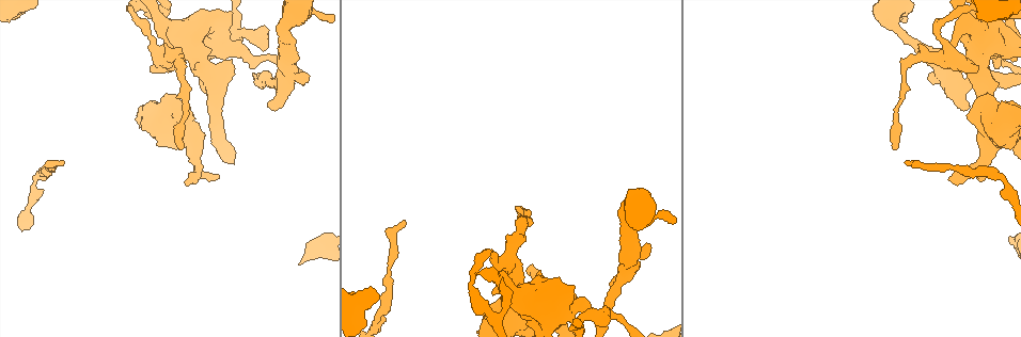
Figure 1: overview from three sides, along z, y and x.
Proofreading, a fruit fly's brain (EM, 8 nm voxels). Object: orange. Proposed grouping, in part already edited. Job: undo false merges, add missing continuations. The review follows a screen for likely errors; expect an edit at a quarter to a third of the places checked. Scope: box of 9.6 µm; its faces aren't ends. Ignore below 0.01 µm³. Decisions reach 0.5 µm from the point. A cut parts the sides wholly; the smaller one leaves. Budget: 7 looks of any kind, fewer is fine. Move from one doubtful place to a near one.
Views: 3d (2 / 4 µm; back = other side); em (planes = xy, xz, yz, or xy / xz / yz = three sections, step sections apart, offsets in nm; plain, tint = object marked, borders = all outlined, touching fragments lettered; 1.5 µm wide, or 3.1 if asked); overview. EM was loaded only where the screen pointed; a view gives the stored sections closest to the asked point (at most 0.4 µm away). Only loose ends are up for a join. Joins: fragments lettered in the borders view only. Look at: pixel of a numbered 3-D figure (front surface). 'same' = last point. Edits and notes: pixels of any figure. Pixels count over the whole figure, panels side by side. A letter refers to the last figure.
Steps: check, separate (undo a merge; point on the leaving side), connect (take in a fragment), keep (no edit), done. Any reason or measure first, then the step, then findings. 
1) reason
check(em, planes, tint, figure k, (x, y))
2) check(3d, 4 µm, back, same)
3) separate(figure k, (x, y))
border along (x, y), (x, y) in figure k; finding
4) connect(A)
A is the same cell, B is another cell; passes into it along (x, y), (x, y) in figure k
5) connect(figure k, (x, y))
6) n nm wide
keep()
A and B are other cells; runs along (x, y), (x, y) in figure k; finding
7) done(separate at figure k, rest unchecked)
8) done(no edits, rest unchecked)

check(em, planes, tint, figure 1, (937, 34))

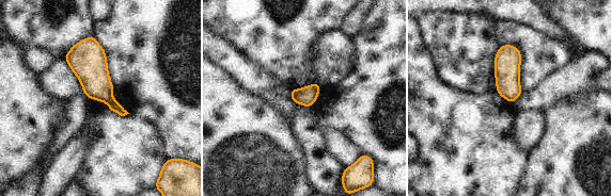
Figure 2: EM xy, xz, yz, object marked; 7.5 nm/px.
check(em, planes, borders, same)

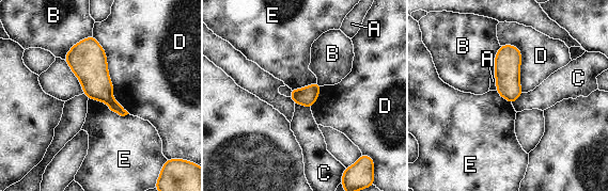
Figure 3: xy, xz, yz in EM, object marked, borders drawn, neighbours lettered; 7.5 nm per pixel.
D touches over 650 nm
separate(figure 3, (93, 74))
A, B, C, D and E are other cells; border along (113, 98), (107, 104) in figure 3; a second cell is stuck on

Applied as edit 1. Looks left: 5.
check(overview)

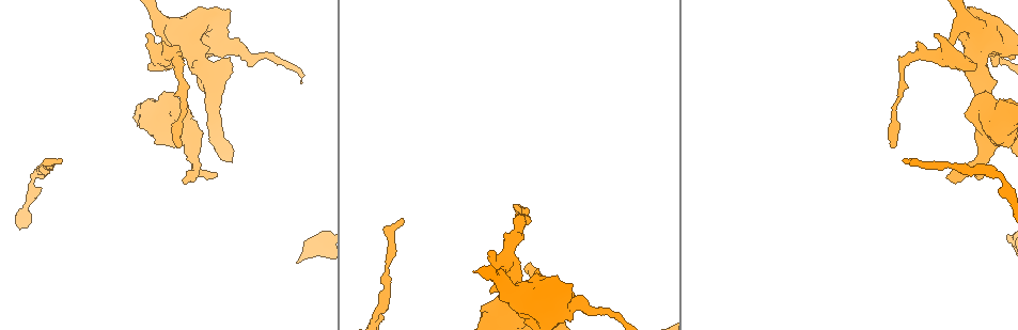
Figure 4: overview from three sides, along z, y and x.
free end
check(3d, 4 µm, back, figure 4, (528, 263))

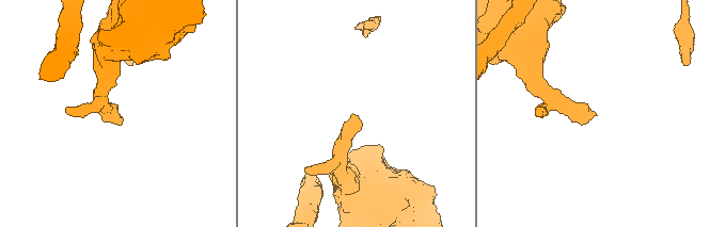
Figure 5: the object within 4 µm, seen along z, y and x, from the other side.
check(em, planes, borders, figure 5, (114, 116))

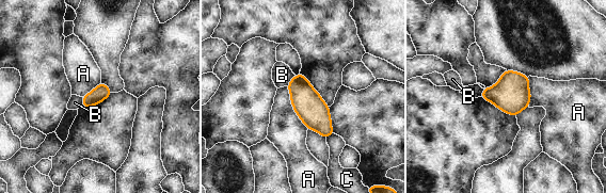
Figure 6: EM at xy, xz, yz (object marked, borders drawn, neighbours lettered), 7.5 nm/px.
keep()
A, B and C are other cells; border along (286, 85), (290, 105), (307, 129) in figure 6; none of them fits

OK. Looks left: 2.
end of a long branch
check(3d, 2 µm, figure 4, (907, 159))

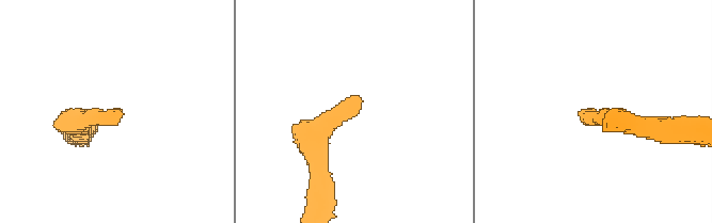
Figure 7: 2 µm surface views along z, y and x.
check(em, planes, borders, figure 7, (121, 110))

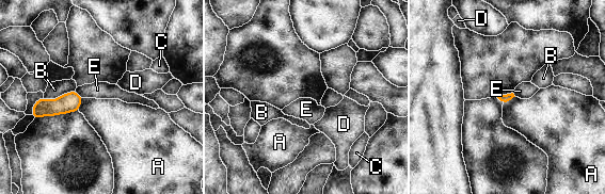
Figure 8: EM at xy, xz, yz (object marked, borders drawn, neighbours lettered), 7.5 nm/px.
B touches over 260 nm
keep()
A, B, C, D and E are other cells; no lettered fragment goes on from it

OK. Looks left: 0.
done(separate at figure 3, rest unchecked)

